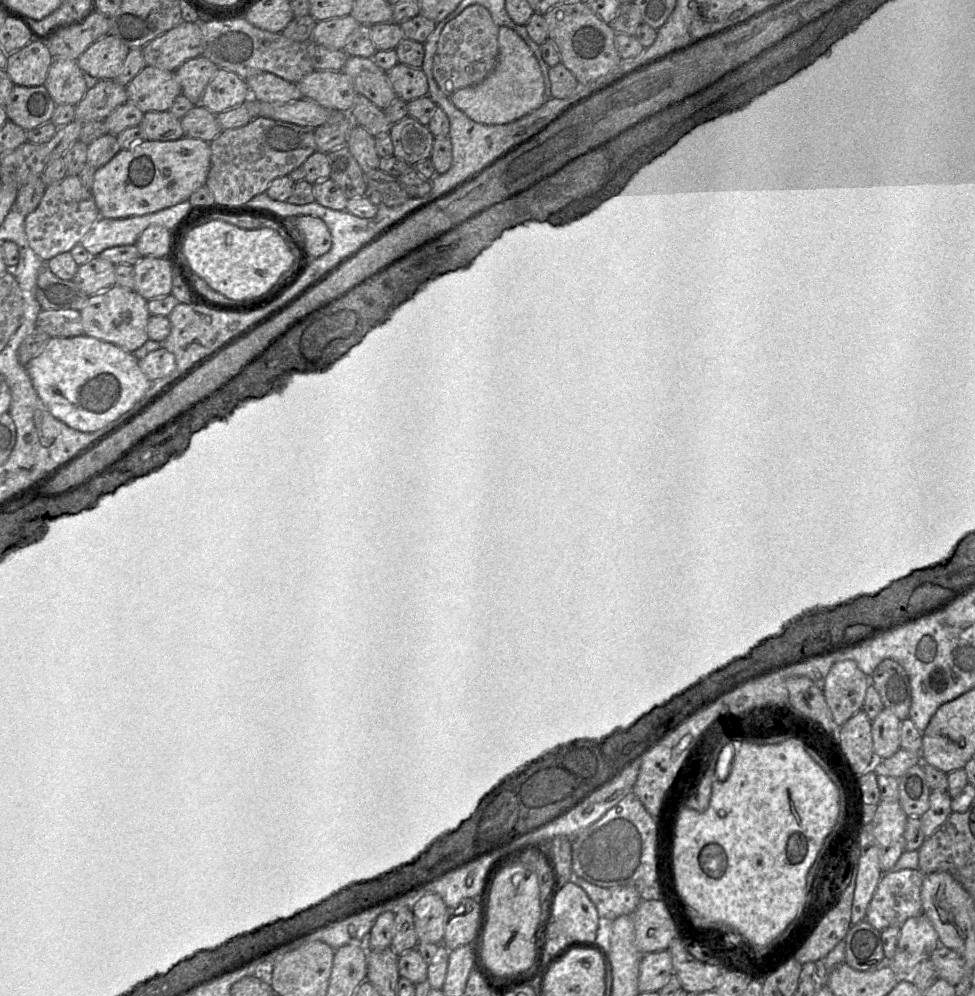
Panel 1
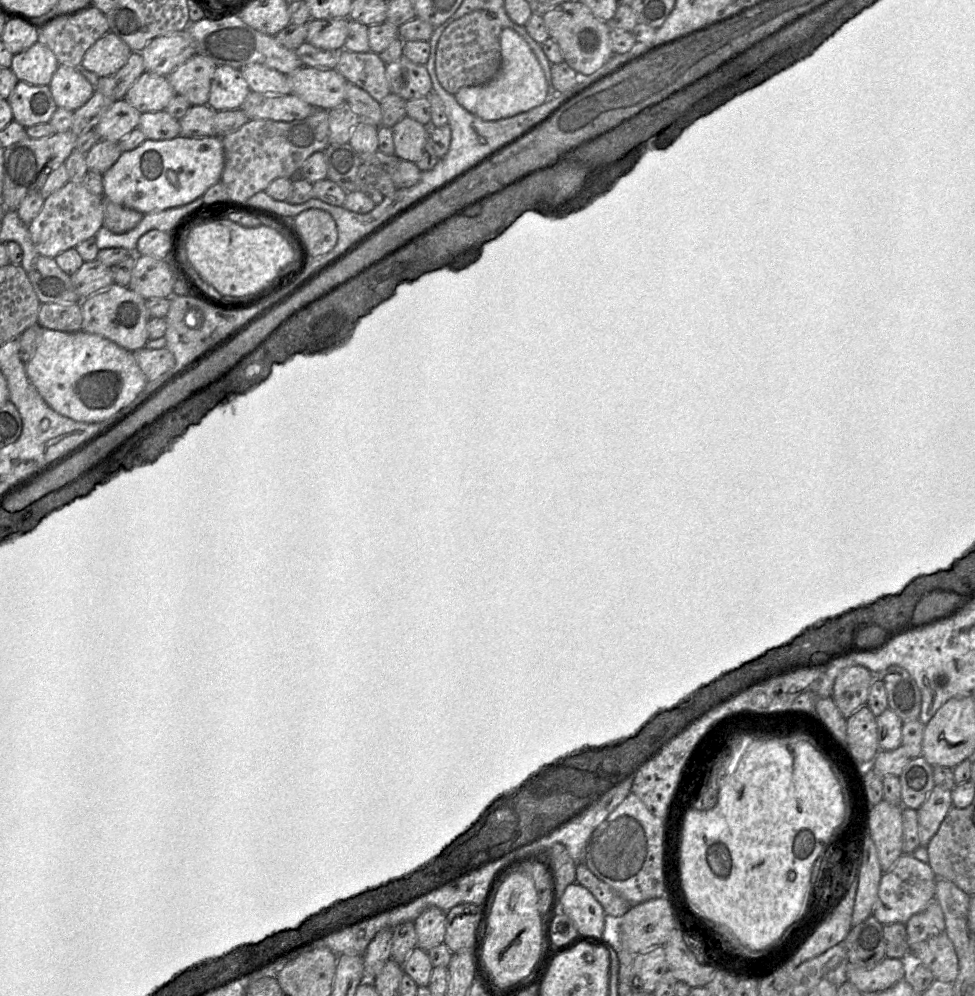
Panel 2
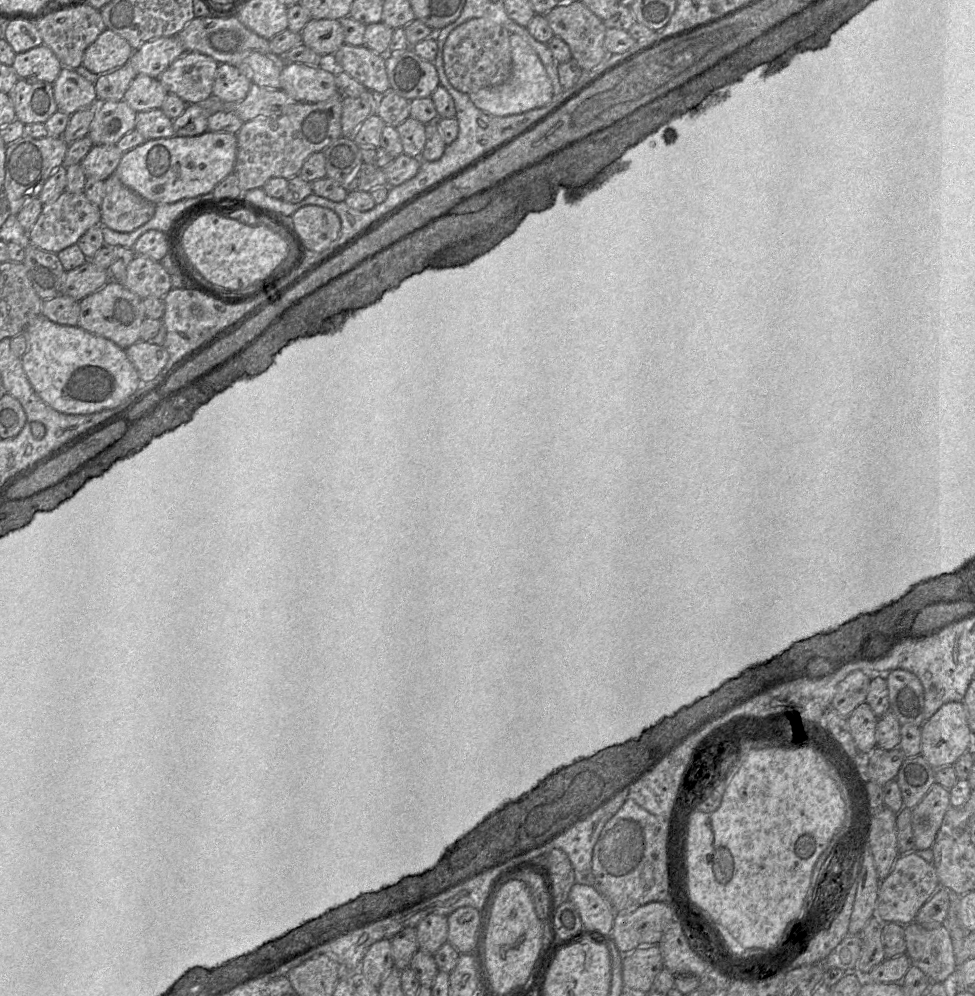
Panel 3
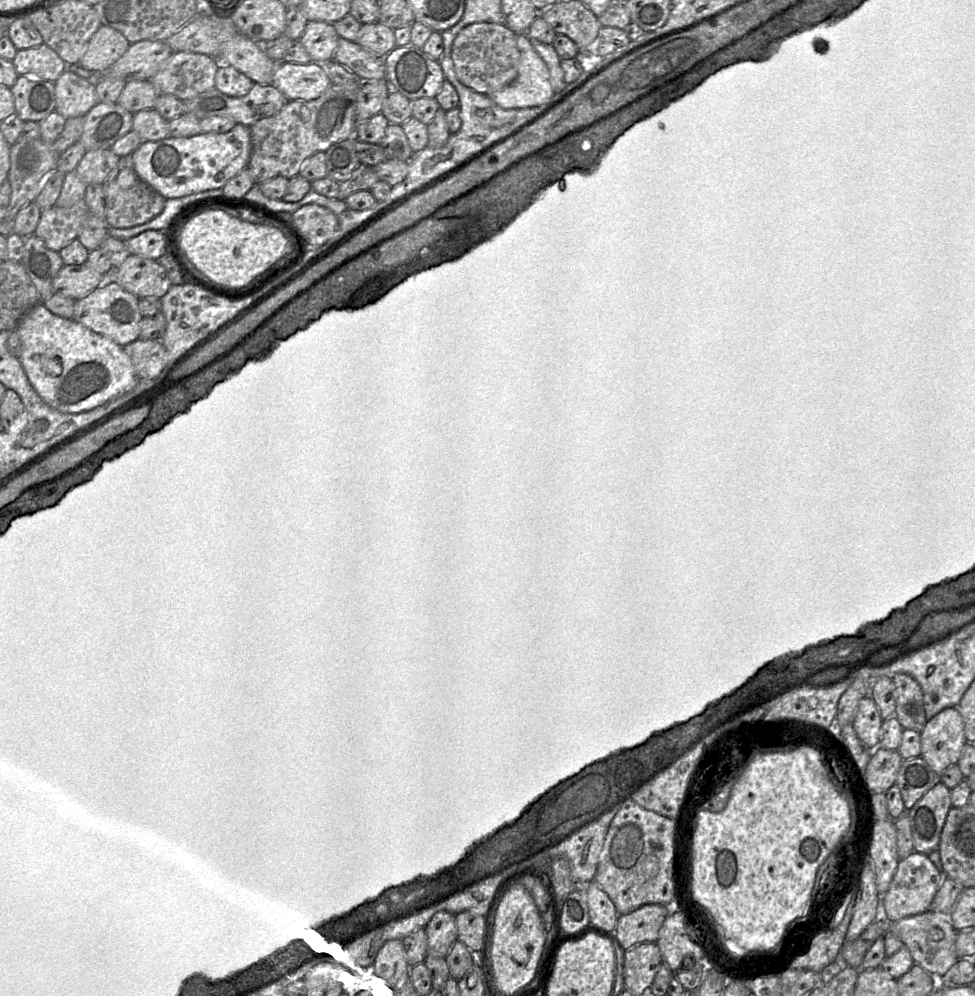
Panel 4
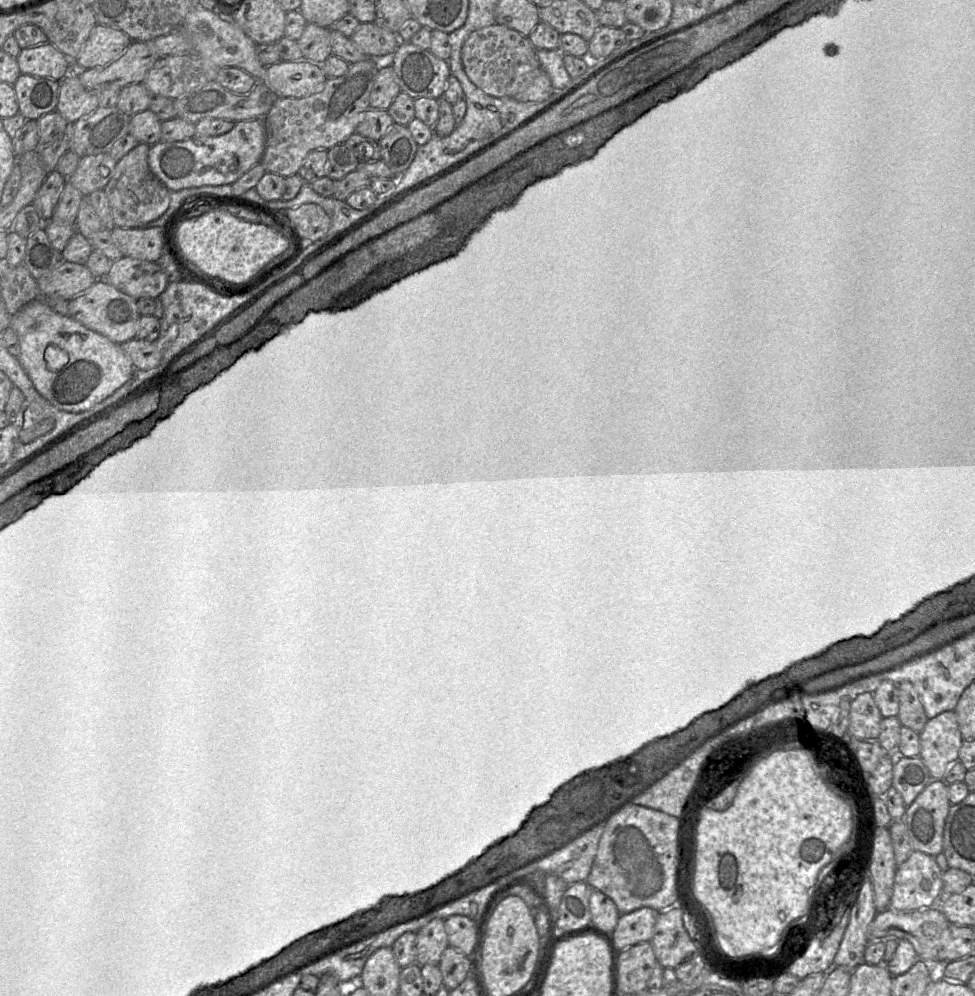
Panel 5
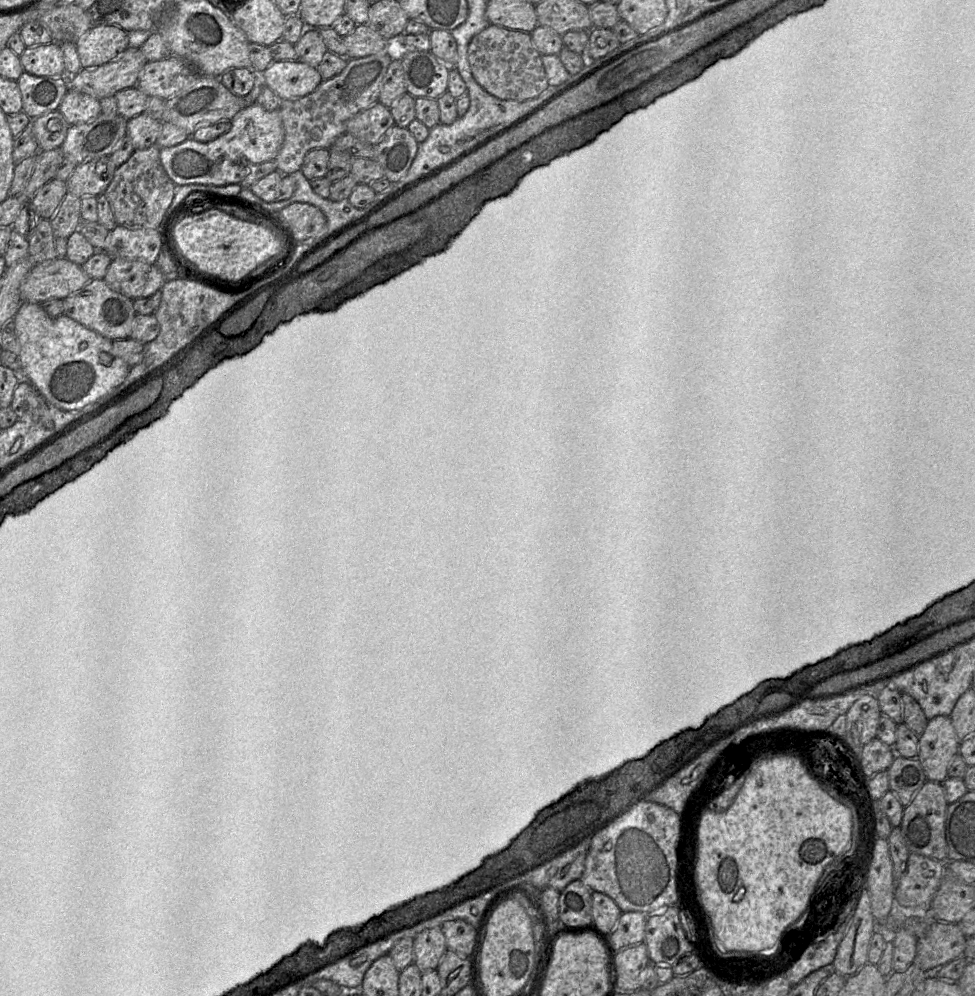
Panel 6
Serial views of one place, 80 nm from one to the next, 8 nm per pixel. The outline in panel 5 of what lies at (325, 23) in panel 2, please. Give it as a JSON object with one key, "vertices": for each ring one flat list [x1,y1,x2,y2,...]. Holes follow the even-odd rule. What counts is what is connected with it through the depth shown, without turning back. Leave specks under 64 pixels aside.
{"vertices":[[307,23,297,43,303,58,316,64,322,64,332,54,330,28]]}

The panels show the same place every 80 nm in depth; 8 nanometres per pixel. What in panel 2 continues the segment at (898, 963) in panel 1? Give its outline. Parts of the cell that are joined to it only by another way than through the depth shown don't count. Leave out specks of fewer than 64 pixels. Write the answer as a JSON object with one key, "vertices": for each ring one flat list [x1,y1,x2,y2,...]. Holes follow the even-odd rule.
{"vertices":[[931,900,924,909,909,918,905,927,909,947,943,932,945,920,939,903]]}

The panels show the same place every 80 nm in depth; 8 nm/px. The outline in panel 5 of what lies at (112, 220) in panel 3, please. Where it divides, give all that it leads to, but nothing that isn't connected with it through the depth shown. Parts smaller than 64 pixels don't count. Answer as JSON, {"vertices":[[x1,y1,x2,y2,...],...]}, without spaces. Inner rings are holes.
{"vertices":[[139,143,127,155,121,158,104,191,109,201,115,227,135,228,145,226,157,220,168,209,171,191,151,171,148,154,151,145]]}

